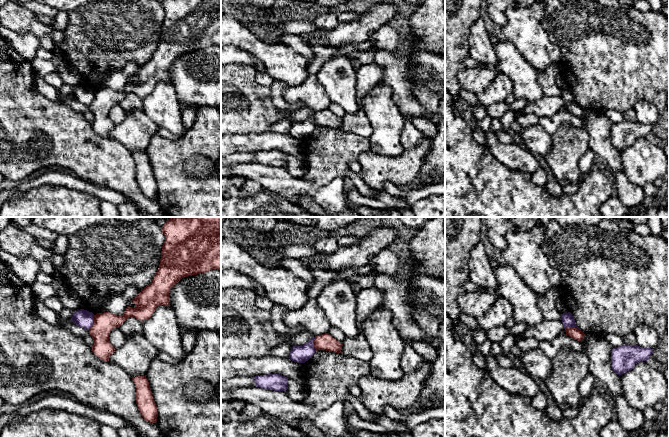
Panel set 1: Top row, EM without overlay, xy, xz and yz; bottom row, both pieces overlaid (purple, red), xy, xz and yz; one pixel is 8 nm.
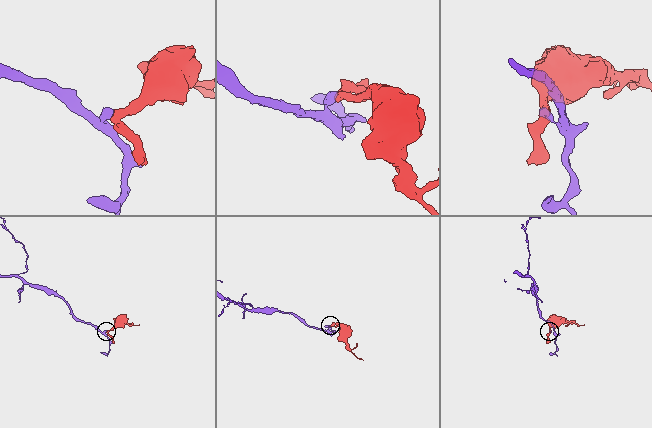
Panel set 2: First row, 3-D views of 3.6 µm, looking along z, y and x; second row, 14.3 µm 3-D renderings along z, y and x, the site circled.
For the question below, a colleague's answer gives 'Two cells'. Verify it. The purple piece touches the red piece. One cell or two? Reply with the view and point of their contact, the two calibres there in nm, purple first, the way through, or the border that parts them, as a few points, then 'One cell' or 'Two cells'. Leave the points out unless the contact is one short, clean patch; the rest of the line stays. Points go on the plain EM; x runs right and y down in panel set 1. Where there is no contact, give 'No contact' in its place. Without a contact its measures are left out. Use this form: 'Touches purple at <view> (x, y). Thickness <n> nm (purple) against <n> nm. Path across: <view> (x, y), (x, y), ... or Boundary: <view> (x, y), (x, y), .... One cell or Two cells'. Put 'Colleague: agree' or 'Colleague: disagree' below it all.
Touches purple at yz (572, 102). Thickness 100 nm (purple) against 90 nm. Boundary: yz (564, 104), (577, 103), (580, 106). Two cells
Colleague: agree

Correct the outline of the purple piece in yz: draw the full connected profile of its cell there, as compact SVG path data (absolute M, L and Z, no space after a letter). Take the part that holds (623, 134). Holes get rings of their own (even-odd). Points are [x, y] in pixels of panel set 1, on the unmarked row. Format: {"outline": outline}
{"outline": "M623 120L615 123L611 129L612 145L620 152L632 146L637 139L647 137L652 129L653 125L642 124L638 121Z"}

